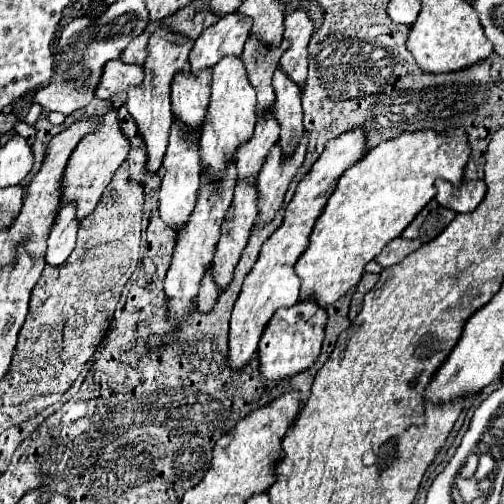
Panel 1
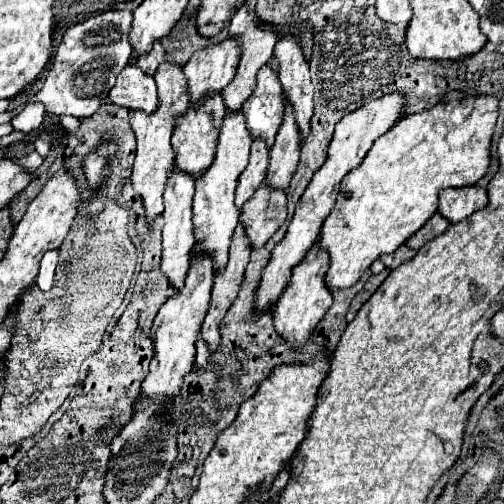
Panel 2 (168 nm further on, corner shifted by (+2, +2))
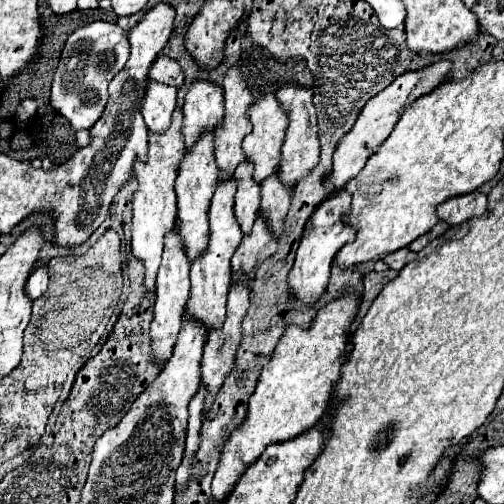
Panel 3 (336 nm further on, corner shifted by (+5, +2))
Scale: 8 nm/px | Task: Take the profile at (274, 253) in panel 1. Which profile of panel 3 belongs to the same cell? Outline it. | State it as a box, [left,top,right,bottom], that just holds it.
[324,59,452,193]

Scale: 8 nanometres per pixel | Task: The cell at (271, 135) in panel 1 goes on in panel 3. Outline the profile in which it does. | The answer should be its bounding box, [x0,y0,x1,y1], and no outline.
[234,161,260,235]

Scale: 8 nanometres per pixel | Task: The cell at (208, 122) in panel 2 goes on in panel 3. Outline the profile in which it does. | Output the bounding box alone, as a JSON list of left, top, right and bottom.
[176,133,218,261]

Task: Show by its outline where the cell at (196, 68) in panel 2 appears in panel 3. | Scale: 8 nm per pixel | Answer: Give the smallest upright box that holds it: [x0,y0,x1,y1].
[184,81,224,151]

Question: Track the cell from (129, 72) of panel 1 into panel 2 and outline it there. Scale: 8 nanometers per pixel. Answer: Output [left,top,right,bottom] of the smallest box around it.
[109,65,157,113]

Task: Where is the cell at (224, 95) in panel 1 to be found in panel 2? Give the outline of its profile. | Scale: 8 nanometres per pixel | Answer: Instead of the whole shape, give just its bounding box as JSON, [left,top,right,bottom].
[193,111,251,269]

